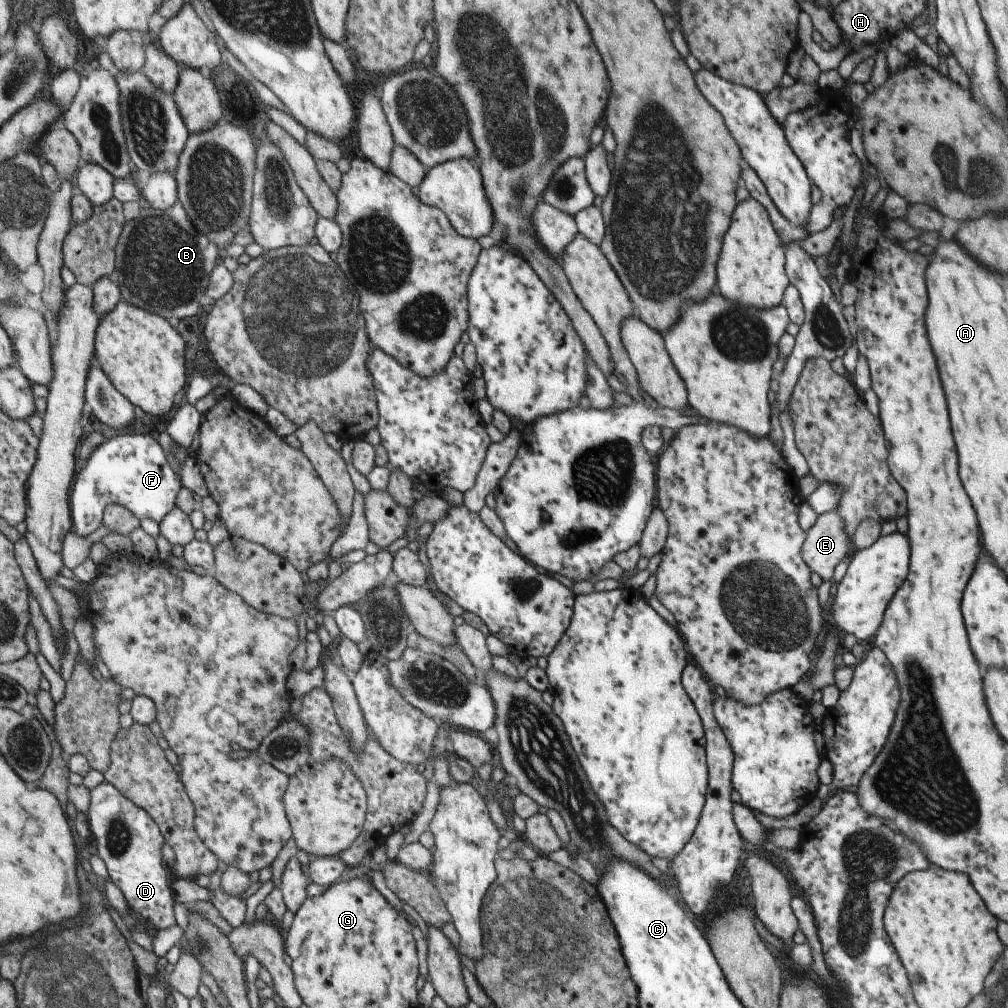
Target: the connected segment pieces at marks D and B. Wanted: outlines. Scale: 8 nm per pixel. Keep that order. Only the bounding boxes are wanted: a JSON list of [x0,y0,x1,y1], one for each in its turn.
[[86,781,176,930],[109,200,217,319]]

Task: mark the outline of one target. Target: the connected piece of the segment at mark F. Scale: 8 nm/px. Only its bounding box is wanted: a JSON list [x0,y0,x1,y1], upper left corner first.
[69,434,182,536]

